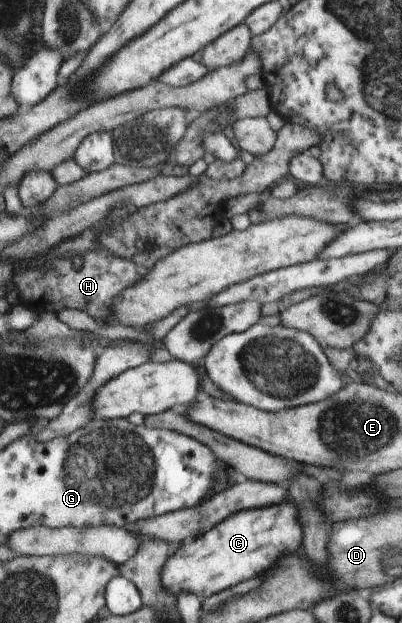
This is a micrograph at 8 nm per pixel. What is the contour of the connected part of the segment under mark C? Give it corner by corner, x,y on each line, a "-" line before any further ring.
292,501
234,513
214,525
214,529
200,535
194,543
186,541
175,553
170,553
168,565
164,565
164,587
174,595
180,591
190,591
200,599
206,599
238,585
240,581
262,575
284,555
296,553
302,545
302,537
298,507

